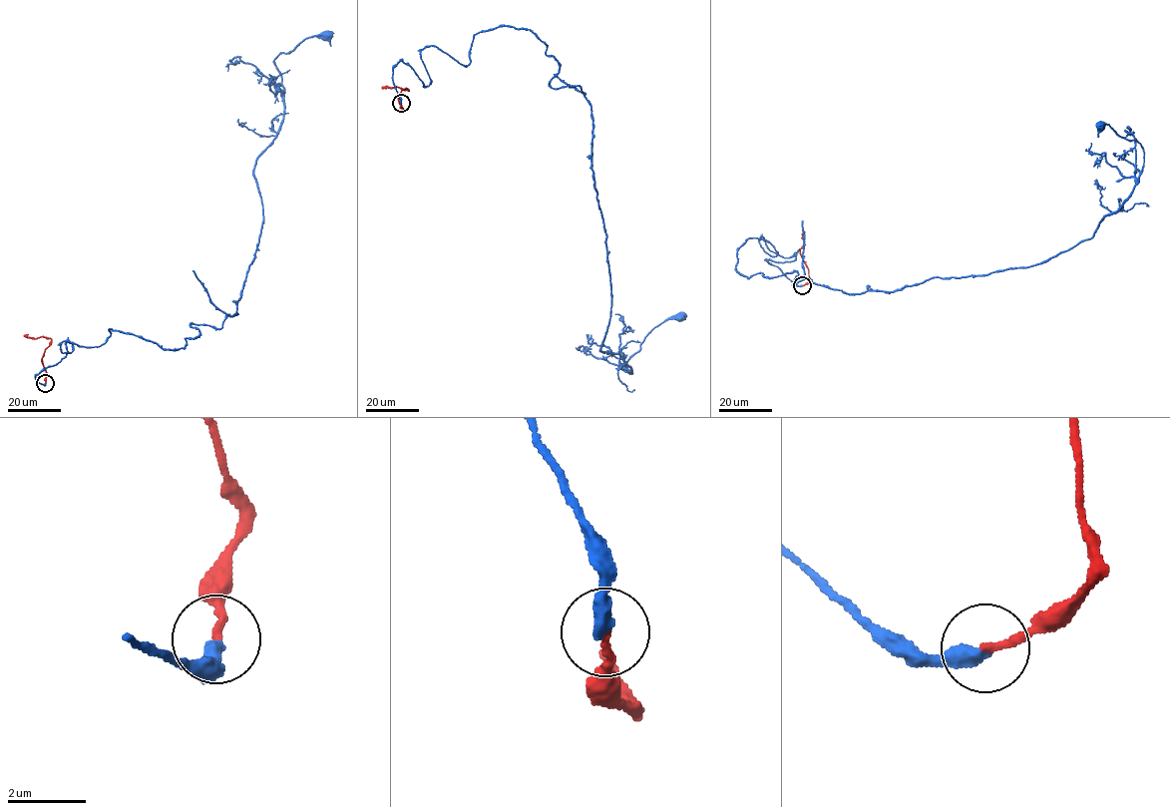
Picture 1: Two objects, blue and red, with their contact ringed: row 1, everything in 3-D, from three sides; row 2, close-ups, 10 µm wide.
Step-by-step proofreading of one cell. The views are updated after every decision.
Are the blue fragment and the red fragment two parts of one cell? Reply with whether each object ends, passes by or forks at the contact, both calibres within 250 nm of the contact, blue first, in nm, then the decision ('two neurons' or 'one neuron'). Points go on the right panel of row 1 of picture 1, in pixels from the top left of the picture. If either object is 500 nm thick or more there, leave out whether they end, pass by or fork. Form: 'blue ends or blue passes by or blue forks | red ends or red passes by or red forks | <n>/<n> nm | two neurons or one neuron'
blue ends | red ends | 440/200 nm | one neuron

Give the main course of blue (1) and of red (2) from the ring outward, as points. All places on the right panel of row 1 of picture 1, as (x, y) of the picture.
1: (802, 285), (766, 260), (798, 250), (739, 247), (749, 277), (861, 294), (1069, 250), (1143, 165), (1100, 125)
2: (802, 285), (809, 280), (800, 251), (803, 231)

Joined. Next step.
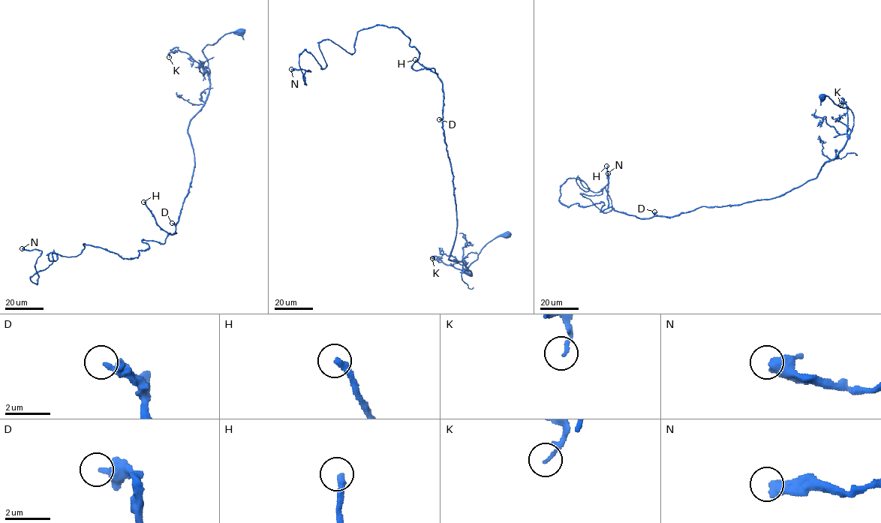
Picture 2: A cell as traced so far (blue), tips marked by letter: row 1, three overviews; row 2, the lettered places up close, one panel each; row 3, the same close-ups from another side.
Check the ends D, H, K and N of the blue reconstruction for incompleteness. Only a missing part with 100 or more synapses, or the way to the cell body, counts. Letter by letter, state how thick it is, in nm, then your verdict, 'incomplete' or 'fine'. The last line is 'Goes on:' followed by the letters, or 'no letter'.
D: calibre 320 nm; fine
H: calibre 280 nm; incomplete
K: calibre 130 nm; fine
N: calibre 380 nm; fine
Goes on: H

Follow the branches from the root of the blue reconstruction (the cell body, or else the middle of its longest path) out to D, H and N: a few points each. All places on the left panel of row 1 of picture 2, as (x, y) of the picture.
D: (241, 31), (227, 34), (202, 50), (210, 70), (209, 91), (188, 127), (193, 169), (178, 223), (172, 223)
H: (241, 31), (202, 50), (209, 91), (188, 127), (193, 169), (175, 233), (159, 226), (143, 202)
N: (241, 31), (202, 50), (175, 233), (130, 259), (51, 252), (37, 284), (41, 250), (22, 248)

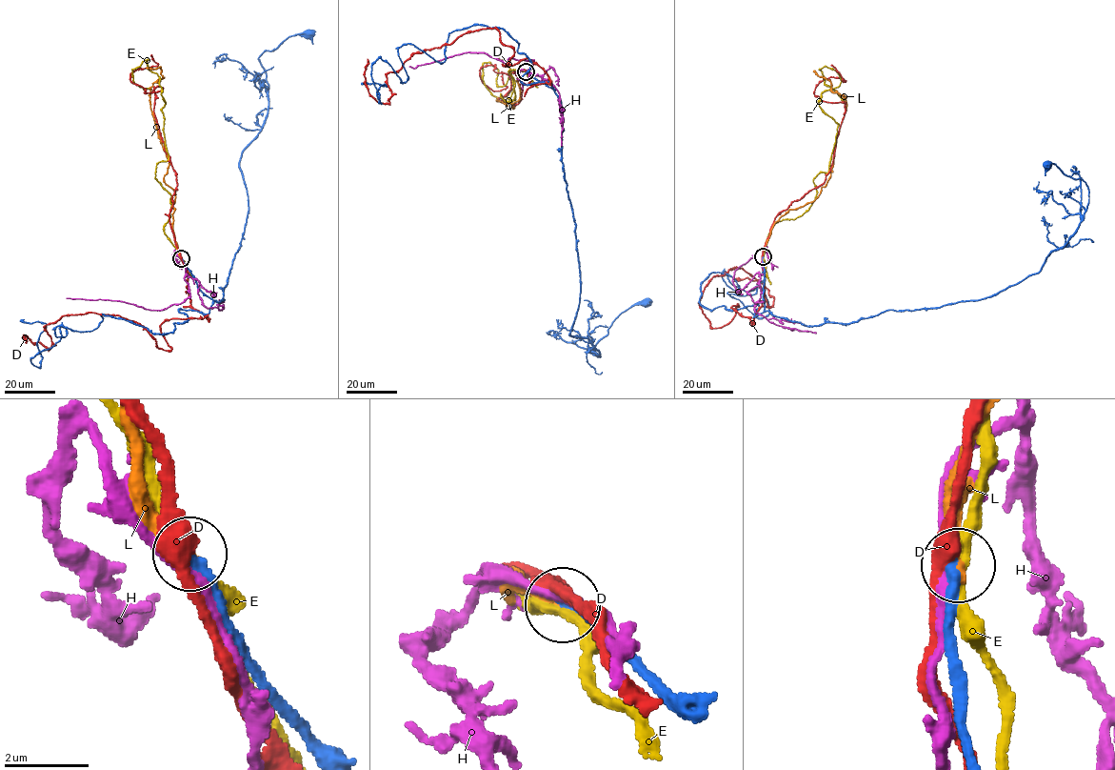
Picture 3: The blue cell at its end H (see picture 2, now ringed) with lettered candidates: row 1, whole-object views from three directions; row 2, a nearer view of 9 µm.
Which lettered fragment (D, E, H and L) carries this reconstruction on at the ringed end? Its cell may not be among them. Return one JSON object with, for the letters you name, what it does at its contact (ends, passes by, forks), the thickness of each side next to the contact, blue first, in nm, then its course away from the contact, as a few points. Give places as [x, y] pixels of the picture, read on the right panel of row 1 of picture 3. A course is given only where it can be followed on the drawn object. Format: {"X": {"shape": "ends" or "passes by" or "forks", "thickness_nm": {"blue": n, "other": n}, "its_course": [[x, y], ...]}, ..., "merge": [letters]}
{"L": {"shape": "ends", "thickness_nm": {"blue": 320, "other": 180}, "its_course": [[763, 256], [774, 223], [789, 209], [812, 202], [830, 175], [846, 102], [814, 70]]}, "merge": ["L"]}

